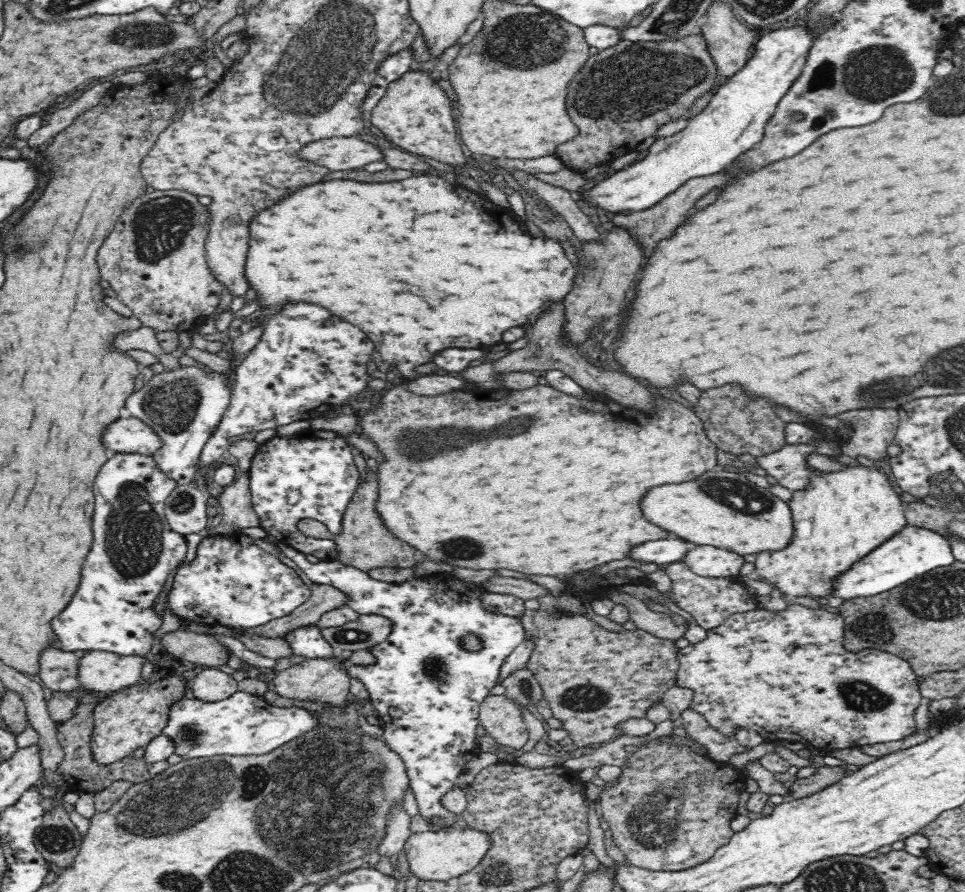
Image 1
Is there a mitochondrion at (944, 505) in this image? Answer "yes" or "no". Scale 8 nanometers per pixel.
no

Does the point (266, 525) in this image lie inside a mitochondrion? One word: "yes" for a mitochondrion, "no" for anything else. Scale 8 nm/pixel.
no

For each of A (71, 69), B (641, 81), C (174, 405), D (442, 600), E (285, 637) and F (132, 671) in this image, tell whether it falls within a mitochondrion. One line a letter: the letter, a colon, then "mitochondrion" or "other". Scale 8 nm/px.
A: other
B: mitochondrion
C: mitochondrion
D: other
E: other
F: other

